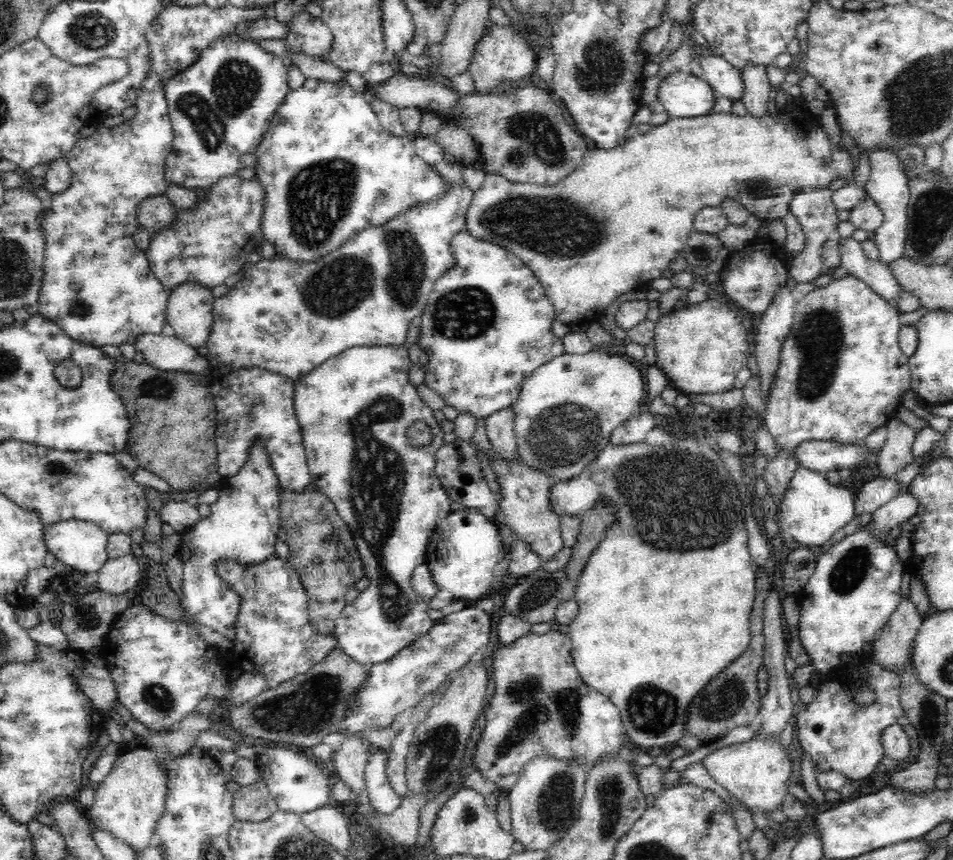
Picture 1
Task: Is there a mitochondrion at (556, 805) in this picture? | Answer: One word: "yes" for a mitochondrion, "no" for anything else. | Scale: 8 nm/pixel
yes

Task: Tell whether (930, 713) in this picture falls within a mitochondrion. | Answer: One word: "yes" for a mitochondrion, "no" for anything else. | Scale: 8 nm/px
yes

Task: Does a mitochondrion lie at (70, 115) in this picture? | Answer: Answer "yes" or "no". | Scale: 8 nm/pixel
no

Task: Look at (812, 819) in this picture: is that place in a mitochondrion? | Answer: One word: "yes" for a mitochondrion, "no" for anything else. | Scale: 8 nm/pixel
no

